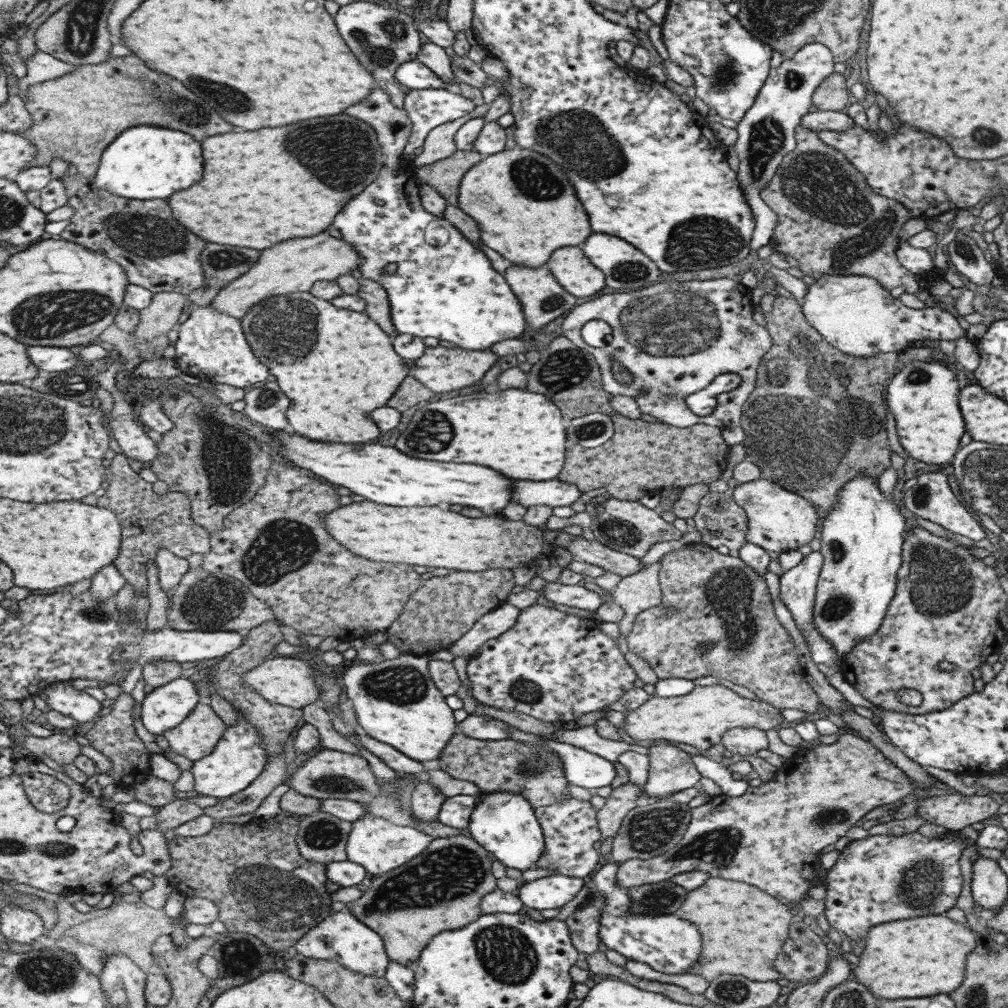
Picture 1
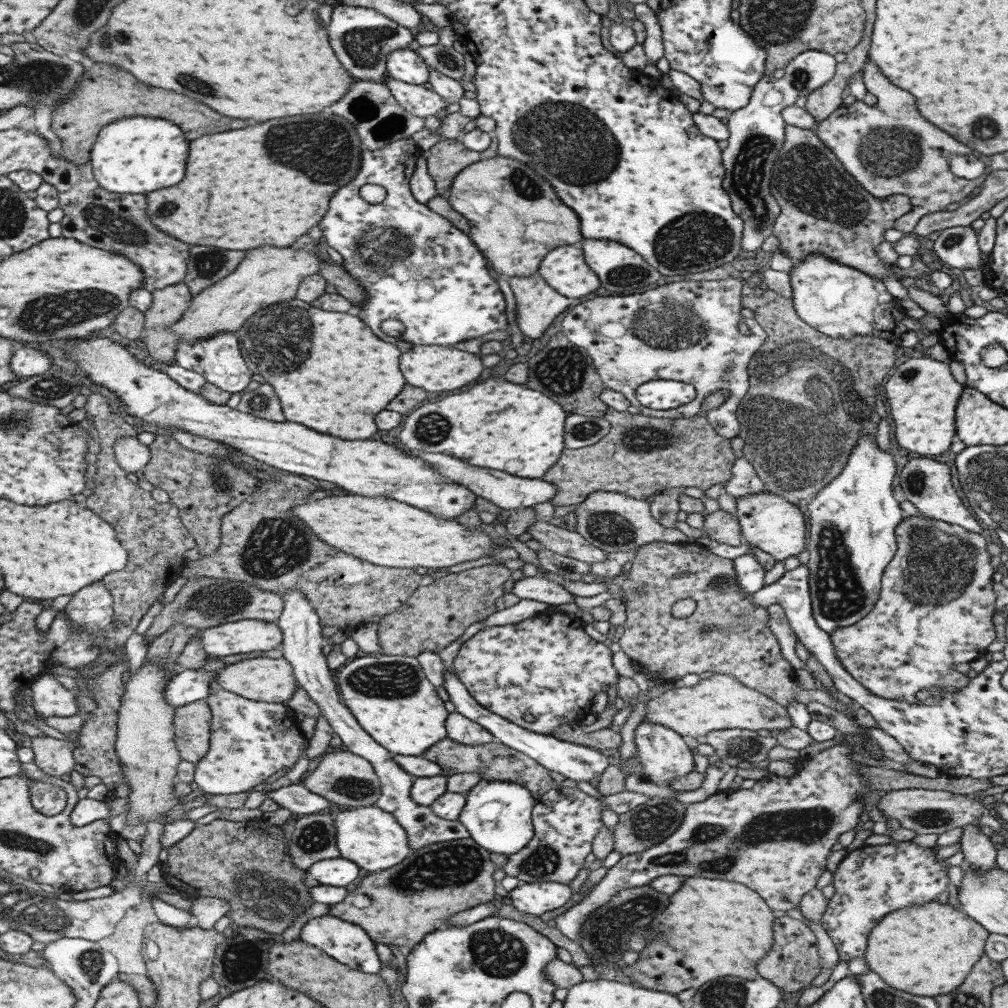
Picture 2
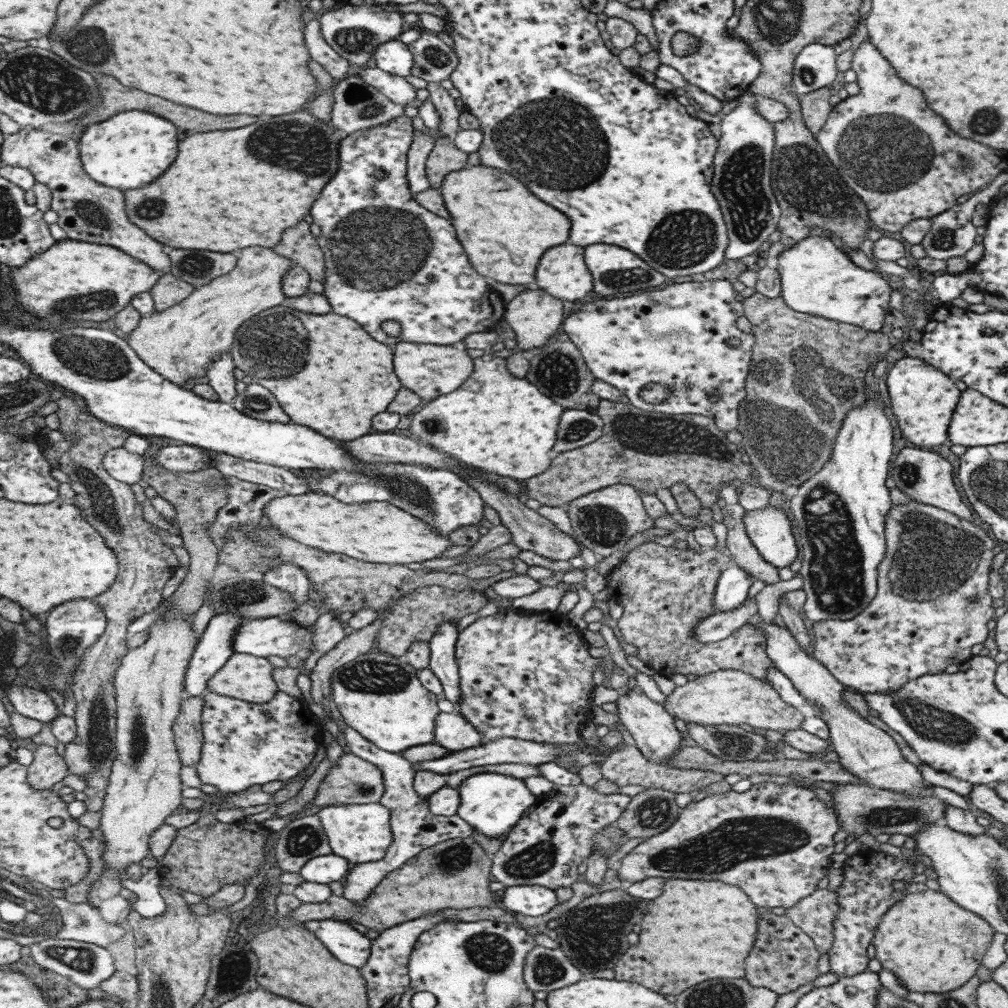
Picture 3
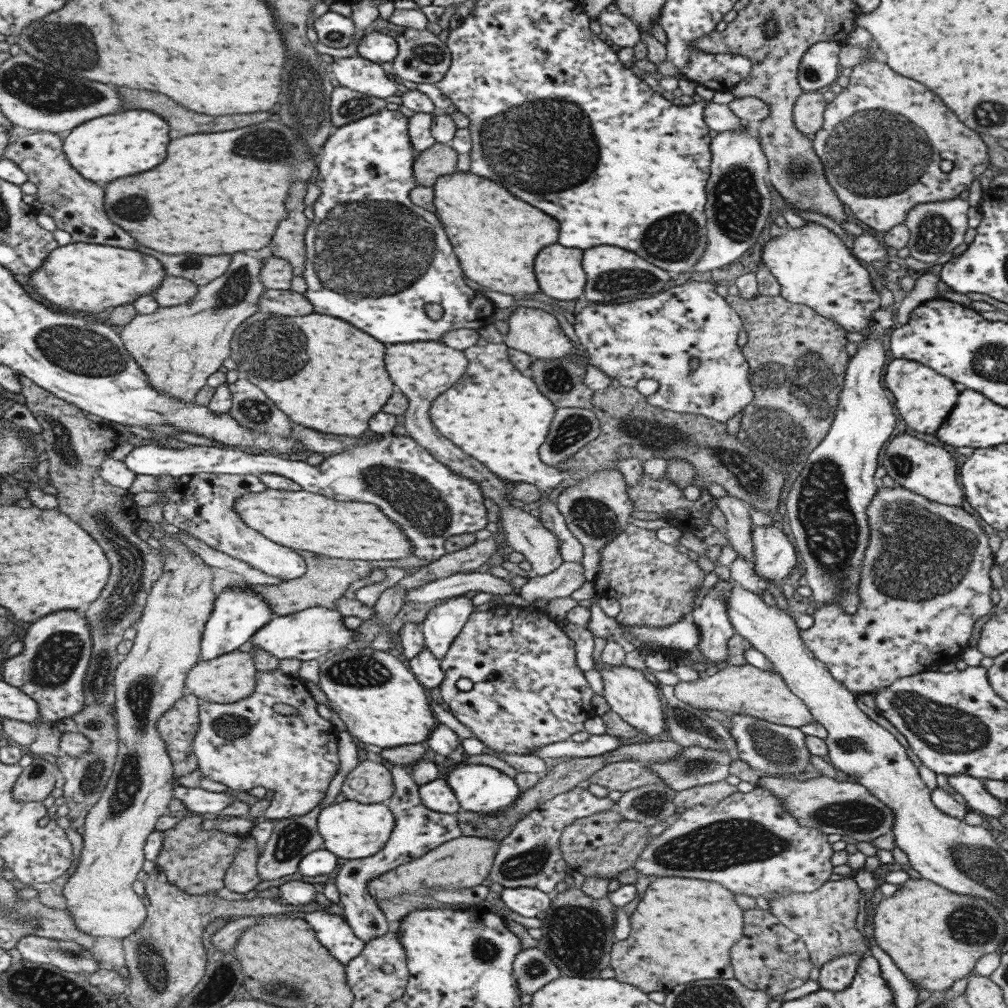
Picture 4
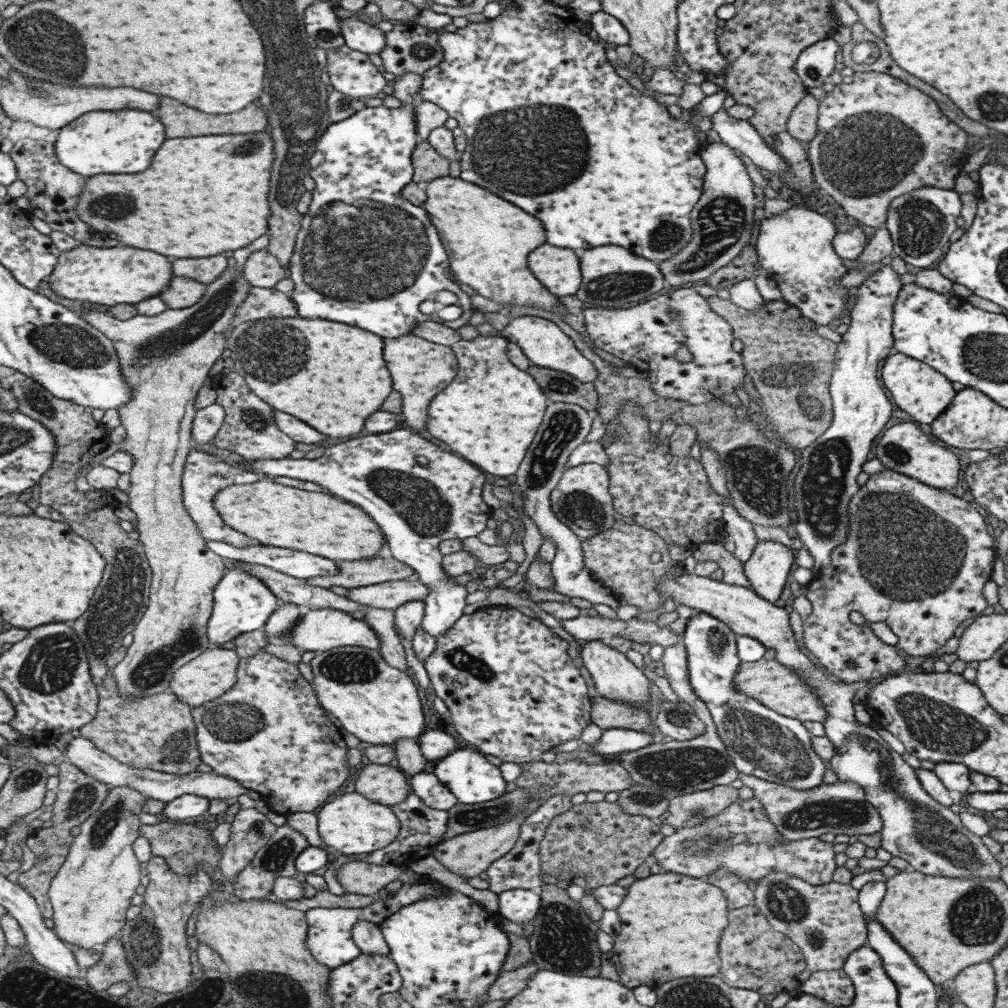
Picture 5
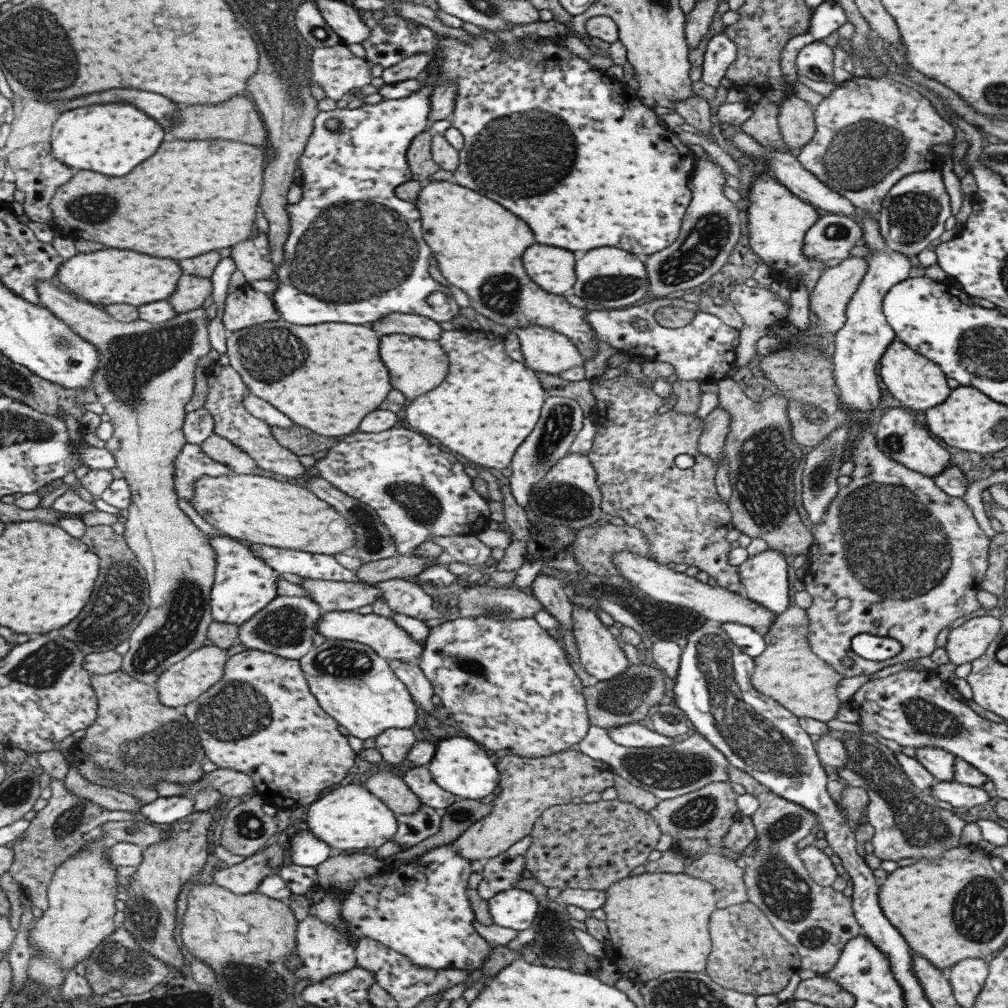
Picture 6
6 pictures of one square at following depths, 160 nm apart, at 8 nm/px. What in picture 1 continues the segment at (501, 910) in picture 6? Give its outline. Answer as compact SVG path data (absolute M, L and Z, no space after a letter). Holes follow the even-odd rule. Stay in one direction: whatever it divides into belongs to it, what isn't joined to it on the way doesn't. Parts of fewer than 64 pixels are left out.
M552 875L522 883L515 892L517 898L521 899L523 907L540 911L560 908L567 904L569 900L573 900L582 886L584 885L581 878Z

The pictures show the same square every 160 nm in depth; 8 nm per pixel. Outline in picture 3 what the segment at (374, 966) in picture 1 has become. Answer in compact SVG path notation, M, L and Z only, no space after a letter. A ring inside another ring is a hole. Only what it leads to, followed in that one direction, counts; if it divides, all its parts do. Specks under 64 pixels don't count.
M333 919L307 921L302 926L313 933L339 962L357 969L365 964L370 940L357 926Z

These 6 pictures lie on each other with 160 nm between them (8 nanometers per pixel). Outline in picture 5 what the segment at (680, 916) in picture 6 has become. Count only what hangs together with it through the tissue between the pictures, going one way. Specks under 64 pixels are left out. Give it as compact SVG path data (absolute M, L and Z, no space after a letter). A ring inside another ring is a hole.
M661 871L636 879L626 888L615 883L598 886L592 895L603 909L617 908L621 926L608 953L623 986L651 988L679 976L717 974L717 942L721 930L727 926L727 906L719 888L704 879Z

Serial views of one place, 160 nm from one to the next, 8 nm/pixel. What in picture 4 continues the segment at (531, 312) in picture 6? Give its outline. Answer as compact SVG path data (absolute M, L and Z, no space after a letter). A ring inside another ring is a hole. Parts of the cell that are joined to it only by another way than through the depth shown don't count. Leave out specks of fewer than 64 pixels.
M468 171L437 177L431 187L435 212L465 278L512 297L537 294L533 258L543 246L557 242L557 222L513 198L500 184Z

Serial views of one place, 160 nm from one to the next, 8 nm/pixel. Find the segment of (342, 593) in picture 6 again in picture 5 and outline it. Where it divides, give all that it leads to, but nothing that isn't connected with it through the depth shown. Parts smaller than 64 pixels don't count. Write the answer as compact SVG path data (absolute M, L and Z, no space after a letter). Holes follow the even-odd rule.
M416 577L346 589L347 594L344 597L351 602L391 611L407 601L423 601L428 593L428 588Z

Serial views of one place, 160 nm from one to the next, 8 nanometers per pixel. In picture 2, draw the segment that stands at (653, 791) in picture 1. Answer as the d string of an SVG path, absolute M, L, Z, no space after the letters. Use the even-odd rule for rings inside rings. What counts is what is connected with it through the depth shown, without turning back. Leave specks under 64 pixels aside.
M640 721L635 726L633 743L635 744L636 758L641 764L641 774L651 783L667 787L675 778L683 778L694 771L692 750L690 750L688 741L666 726Z

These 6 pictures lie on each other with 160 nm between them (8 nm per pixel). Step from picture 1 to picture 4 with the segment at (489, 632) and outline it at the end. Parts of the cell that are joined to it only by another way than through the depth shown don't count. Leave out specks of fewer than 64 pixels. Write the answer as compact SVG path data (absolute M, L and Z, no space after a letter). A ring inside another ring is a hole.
M561 561L561 564L544 577L530 577L518 590L518 595L529 602L536 599L553 600L565 598L586 581L584 568L576 562Z

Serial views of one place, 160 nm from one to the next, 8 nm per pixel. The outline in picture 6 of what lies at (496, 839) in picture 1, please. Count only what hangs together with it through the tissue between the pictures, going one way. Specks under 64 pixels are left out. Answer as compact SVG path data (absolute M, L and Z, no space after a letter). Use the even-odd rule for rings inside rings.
M462 734L437 741L435 752L425 768L433 782L455 798L479 801L495 792L499 784L499 772L491 762L490 753Z

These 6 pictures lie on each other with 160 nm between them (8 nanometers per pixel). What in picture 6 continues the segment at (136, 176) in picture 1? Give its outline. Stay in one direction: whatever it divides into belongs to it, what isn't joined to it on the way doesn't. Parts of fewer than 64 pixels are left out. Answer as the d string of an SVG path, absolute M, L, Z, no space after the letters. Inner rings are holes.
M111 102L67 110L57 116L52 128L52 154L65 166L93 170L105 176L123 176L149 158L163 140L163 130L137 108Z

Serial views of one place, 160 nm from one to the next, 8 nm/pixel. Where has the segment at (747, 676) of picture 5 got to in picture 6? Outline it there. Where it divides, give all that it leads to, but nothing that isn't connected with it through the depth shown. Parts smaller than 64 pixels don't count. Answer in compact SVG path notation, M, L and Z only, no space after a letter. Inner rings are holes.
M794 605L779 613L762 635L765 648L753 658L754 669L750 683L757 692L772 698L793 716L827 722L835 718L836 712L842 707L835 686L844 676L813 654L807 640L808 632L808 618L803 609Z

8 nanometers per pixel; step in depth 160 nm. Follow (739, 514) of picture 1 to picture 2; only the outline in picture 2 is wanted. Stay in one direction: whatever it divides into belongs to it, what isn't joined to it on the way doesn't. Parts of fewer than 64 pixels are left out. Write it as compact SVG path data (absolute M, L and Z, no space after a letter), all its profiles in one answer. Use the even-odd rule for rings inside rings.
M720 508L704 516L700 531L701 536L729 546L742 544L741 529L736 517L723 512Z

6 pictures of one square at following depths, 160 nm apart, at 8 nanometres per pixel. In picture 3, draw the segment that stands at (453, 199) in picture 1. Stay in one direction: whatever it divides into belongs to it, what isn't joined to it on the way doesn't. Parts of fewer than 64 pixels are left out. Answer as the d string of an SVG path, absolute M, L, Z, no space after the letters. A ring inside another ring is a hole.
M450 137L434 140L434 145L427 155L424 175L432 189L439 189L443 177L450 172L465 168L467 153L461 152Z

